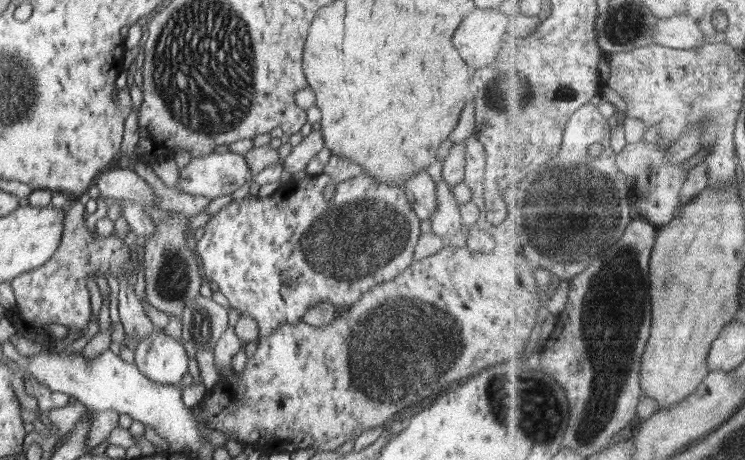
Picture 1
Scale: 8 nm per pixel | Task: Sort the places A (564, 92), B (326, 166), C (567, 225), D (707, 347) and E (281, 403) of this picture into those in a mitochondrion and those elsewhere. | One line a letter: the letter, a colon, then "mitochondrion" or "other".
A: mitochondrion
B: other
C: mitochondrion
D: other
E: other

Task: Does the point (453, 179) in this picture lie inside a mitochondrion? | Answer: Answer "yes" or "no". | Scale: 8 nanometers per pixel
no

